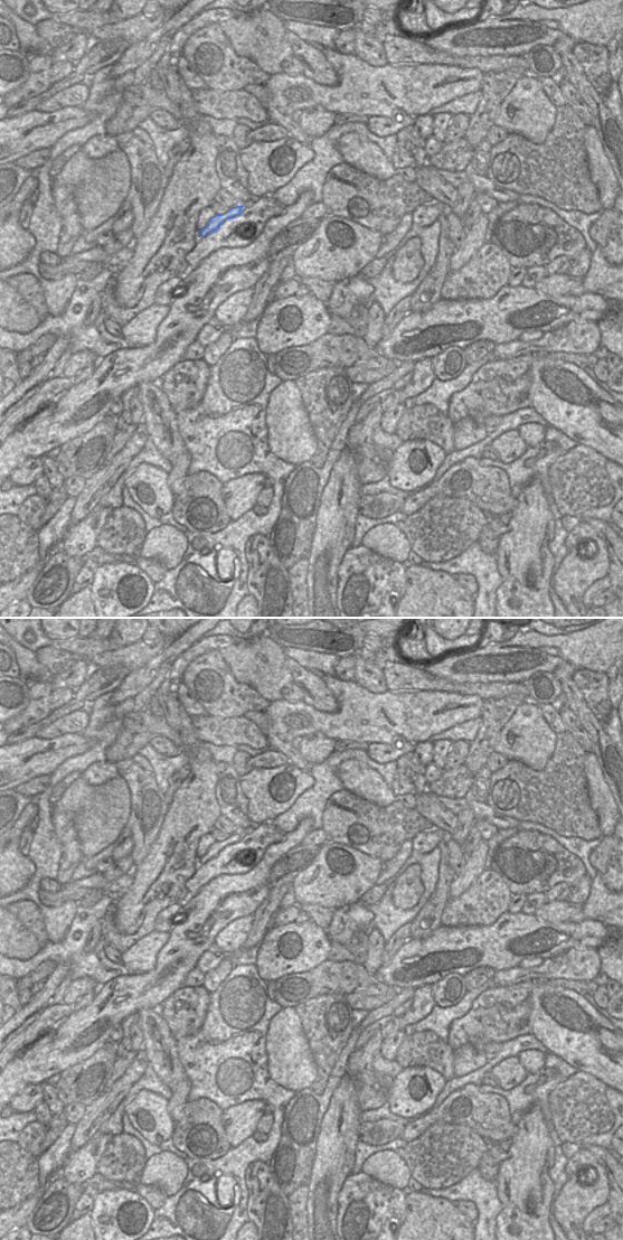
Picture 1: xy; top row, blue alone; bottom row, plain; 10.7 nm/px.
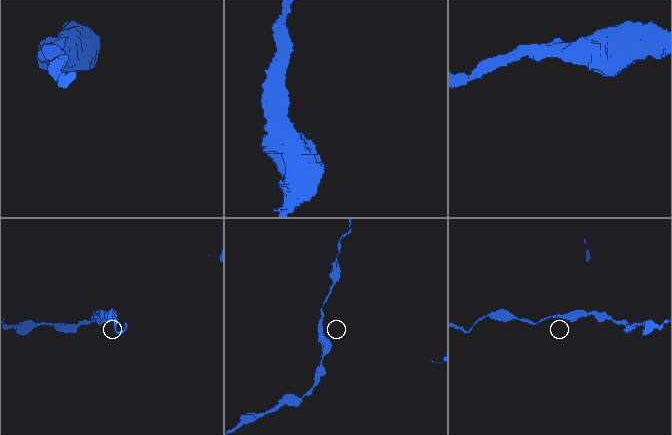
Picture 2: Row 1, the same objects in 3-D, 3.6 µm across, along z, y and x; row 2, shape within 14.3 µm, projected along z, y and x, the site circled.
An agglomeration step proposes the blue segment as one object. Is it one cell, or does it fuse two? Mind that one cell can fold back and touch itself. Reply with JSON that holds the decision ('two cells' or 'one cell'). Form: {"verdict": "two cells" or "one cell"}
{"verdict": "one cell"}

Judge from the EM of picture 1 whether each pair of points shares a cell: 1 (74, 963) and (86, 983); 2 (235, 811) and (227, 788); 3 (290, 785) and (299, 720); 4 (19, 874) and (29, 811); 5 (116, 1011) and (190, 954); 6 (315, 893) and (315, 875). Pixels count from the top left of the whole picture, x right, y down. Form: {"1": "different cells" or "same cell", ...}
{"1": "different cells", "2": "same cell", "3": "different cells", "4": "same cell", "5": "same cell", "6": "same cell"}

